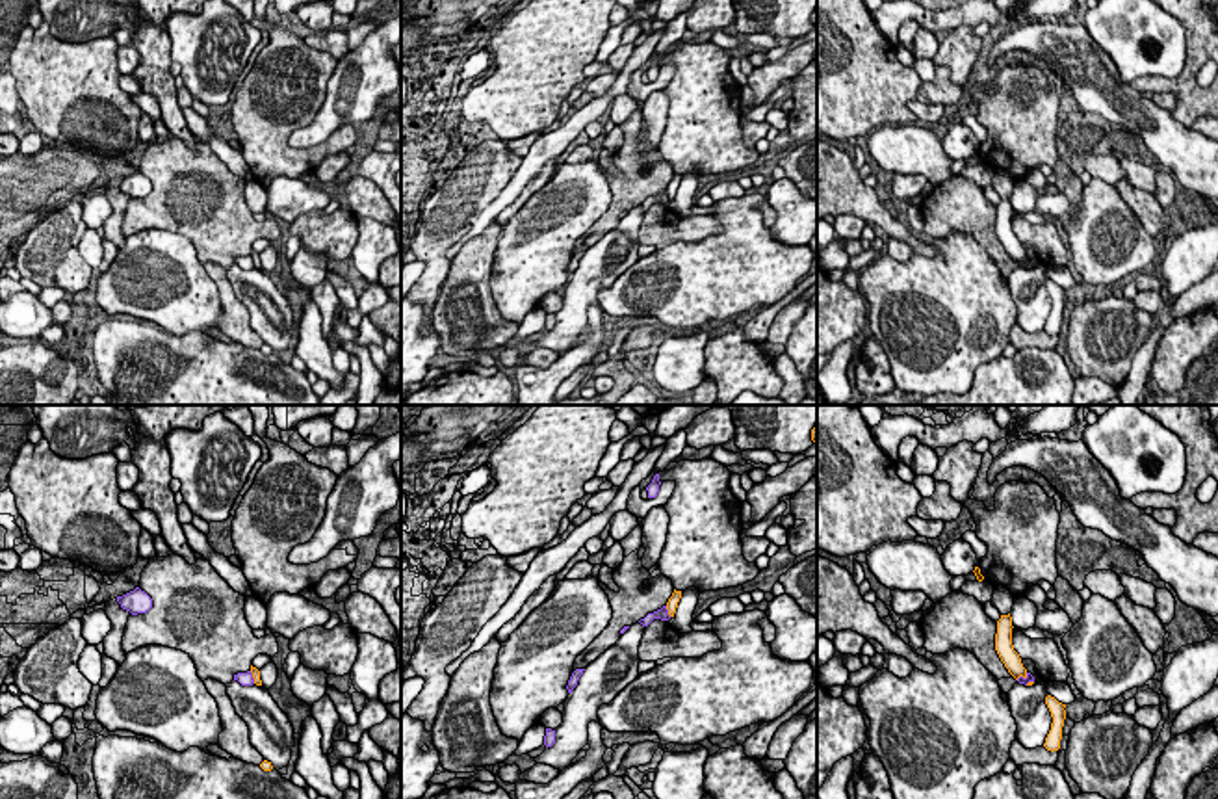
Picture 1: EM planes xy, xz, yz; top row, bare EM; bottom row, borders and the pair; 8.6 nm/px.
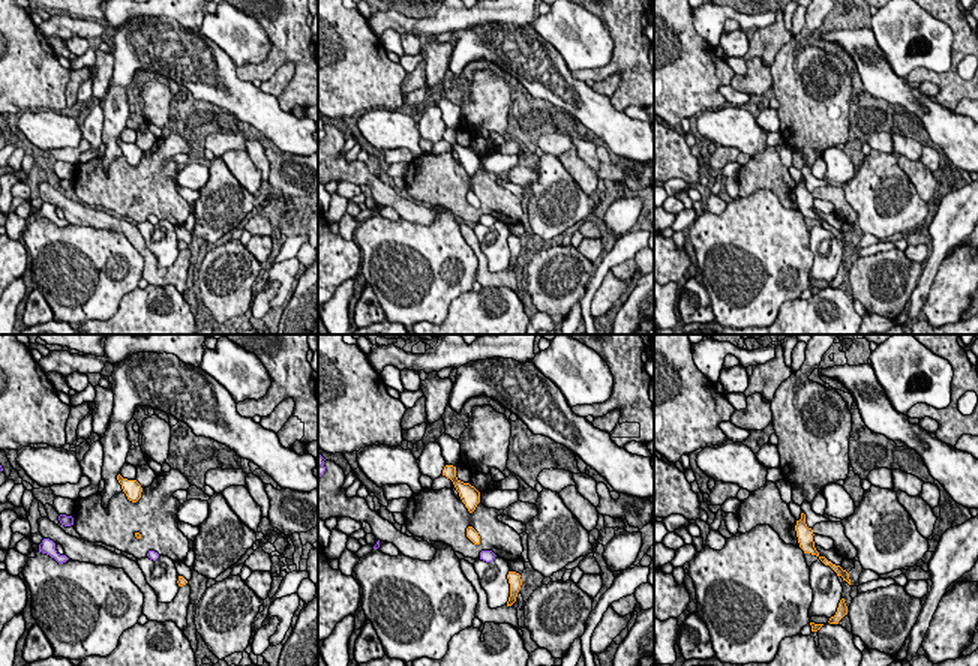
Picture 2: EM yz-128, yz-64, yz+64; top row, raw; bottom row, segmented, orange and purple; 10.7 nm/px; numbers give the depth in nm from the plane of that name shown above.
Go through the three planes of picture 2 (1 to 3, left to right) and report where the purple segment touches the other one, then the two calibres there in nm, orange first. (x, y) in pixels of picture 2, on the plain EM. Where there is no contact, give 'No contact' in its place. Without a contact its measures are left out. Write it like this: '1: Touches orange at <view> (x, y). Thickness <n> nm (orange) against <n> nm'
1: No contact
2: No contact
3: No contact

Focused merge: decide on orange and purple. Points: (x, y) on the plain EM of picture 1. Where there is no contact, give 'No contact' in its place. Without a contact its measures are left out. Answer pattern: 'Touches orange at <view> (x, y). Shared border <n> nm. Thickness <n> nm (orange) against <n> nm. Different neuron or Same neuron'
Touches orange at xz (669, 196). Shared border 110 nm. Thickness 100 nm (orange) against 100 nm. Different neuron

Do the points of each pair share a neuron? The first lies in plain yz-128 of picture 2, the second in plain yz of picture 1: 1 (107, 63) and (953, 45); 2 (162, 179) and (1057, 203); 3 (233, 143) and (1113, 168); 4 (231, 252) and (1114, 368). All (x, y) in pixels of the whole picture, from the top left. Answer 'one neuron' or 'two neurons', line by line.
1: one neuron
2: two neurons
3: one neuron
4: one neuron

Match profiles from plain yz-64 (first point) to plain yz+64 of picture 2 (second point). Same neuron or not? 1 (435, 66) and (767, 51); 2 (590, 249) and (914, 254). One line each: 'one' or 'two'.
1: one
2: one

